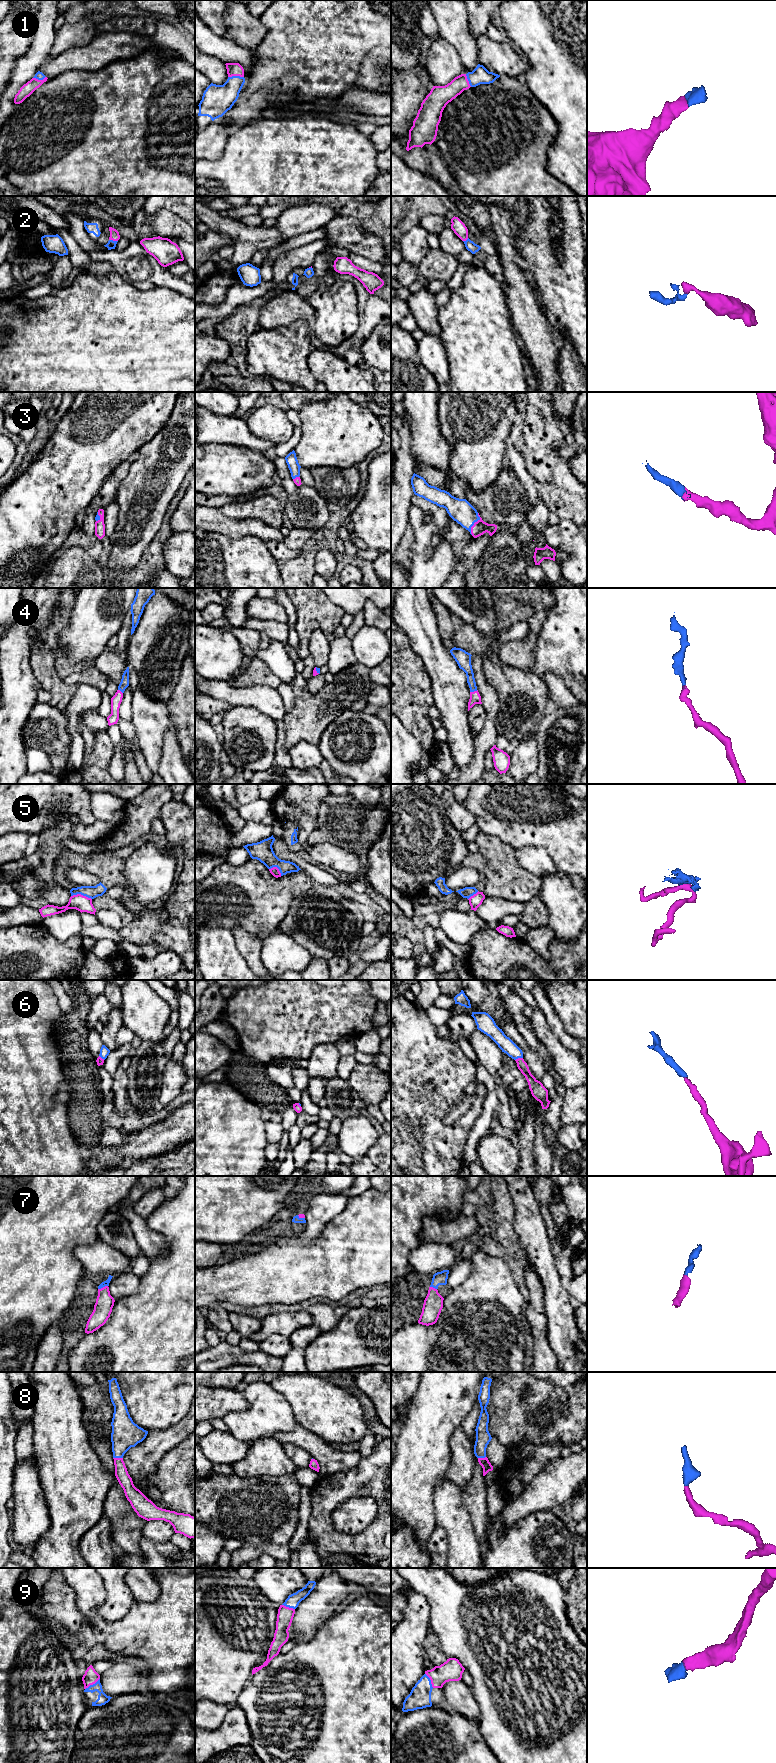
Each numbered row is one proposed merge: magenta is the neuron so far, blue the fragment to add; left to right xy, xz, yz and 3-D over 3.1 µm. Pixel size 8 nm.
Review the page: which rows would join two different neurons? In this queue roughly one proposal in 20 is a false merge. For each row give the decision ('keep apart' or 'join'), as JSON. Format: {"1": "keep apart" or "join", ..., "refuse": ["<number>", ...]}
{"1": "join", "2": "join", "3": "join", "4": "join", "5": "keep apart", "6": "join", "7": "join", "8": "join", "9": "join", "refuse": ["5"]}

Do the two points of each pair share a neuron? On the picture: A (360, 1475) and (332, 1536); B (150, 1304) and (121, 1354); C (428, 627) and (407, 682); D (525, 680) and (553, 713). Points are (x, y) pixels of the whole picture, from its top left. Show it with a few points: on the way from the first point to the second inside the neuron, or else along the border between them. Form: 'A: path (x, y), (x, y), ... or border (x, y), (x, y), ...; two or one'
A: path (344, 1489), (326, 1507), (326, 1520); one
B: path (150, 1316), (150, 1325), (133, 1342); one
C: border (406, 634), (410, 646), (421, 659), (428, 676); two
D: border (550, 703), (544, 716), (535, 728); two

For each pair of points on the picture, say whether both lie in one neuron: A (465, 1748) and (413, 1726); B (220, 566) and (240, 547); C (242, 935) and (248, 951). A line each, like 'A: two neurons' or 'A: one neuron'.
A: one neuron
B: one neuron
C: one neuron

